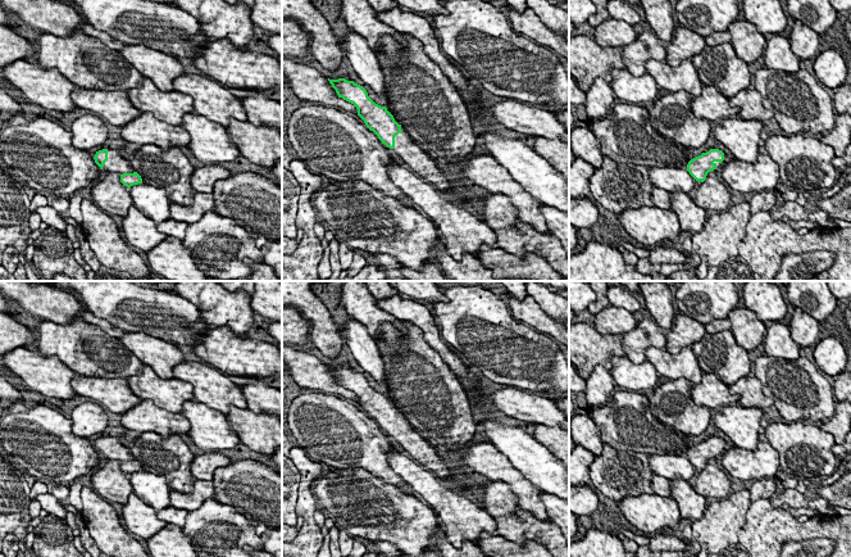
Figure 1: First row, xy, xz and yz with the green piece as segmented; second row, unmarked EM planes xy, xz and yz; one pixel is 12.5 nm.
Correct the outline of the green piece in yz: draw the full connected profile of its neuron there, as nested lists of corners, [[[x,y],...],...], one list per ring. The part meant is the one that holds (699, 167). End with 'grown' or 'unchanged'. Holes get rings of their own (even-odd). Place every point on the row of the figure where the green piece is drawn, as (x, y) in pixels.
[[[710,149],[706,153],[691,159],[687,171],[696,180],[704,182],[709,172],[723,168],[728,160],[727,155],[719,149]]] | grown

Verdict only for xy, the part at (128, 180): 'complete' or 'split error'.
split error

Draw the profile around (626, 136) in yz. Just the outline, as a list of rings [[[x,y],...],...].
[[[614,104],[607,118],[596,119],[592,132],[600,139],[601,153],[618,164],[687,169],[688,162],[702,154],[657,133],[649,122],[649,110],[638,104]]]

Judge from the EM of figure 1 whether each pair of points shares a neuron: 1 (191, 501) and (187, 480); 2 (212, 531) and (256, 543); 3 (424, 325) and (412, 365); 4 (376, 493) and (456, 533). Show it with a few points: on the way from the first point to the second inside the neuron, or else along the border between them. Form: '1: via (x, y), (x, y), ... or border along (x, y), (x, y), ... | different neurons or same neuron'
1: border along (196, 480), (191, 492), (172, 490) | different neurons
2: via (223, 535), (245, 535) | same neuron
3: border along (400, 320), (414, 324), (440, 356) | different neurons
4: border along (431, 508), (442, 526) | different neurons

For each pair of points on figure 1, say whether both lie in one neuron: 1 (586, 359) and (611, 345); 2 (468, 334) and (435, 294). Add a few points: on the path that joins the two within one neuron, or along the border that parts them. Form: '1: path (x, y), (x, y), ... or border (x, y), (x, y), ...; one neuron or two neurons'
1: path (592, 353), (605, 345); one neuron
2: border (449, 298), (446, 302), (429, 303); two neurons

